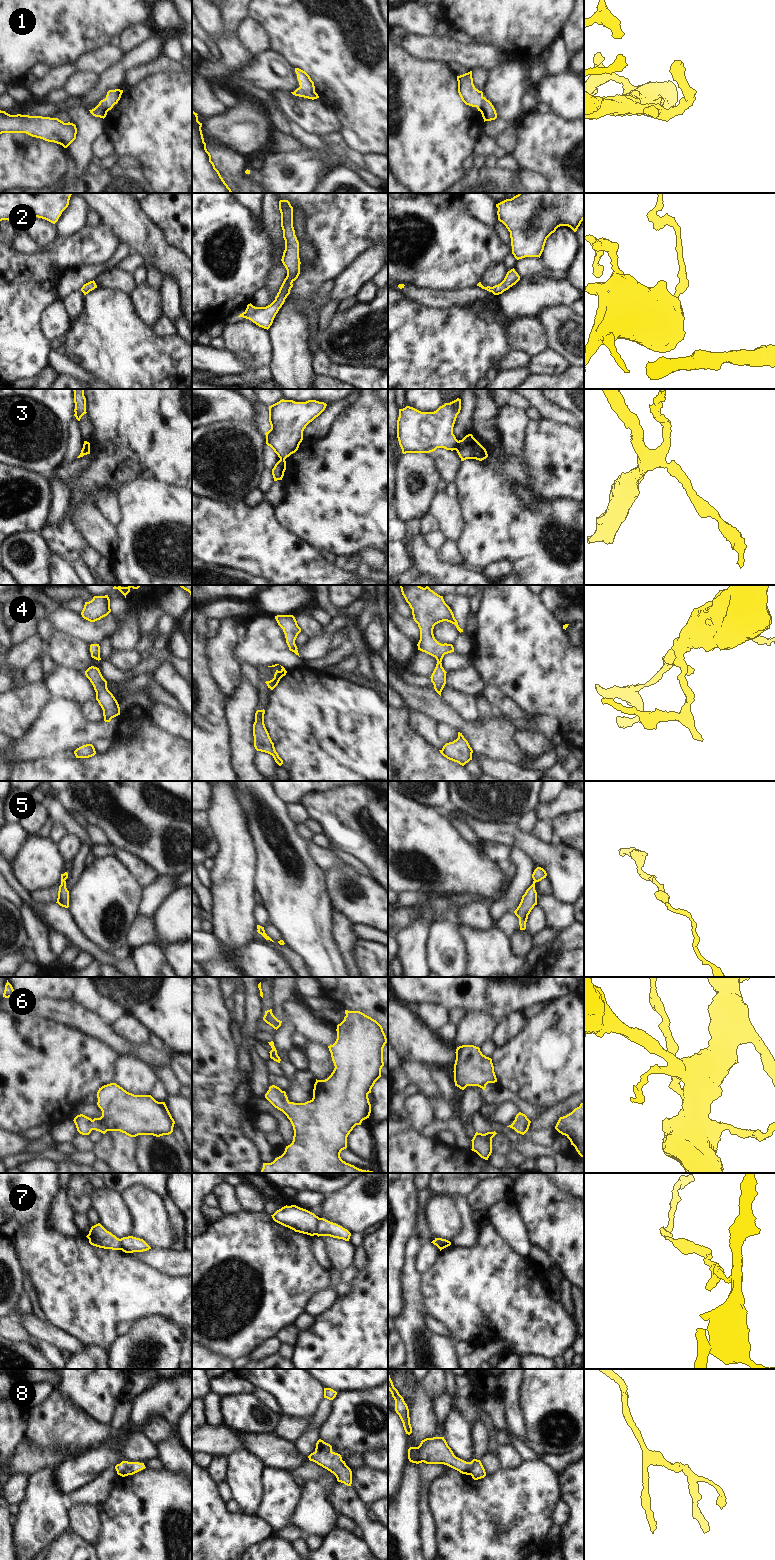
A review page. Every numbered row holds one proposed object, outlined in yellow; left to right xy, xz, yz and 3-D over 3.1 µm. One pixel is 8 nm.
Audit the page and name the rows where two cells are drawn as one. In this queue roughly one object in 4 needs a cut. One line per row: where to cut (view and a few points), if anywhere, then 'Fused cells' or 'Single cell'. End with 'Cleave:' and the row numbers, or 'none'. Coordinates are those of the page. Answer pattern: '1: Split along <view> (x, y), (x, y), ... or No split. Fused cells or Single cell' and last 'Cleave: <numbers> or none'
1: No split. Single cell
2: No split. Single cell
3: Split along yz (458, 441), (455, 449). Fused cells
4: No split. Single cell
5: No split. Single cell
6: No split. Single cell
7: Split along xz (319, 1218), (315, 1234). Fused cells
8: No split. Single cell
Cleave: 3, 7.

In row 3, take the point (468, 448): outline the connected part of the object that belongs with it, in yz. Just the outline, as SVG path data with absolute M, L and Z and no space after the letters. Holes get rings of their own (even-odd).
M472 434L466 435L458 441L456 449L461 461L466 459L476 459L482 461L488 457L486 449L473 437Z

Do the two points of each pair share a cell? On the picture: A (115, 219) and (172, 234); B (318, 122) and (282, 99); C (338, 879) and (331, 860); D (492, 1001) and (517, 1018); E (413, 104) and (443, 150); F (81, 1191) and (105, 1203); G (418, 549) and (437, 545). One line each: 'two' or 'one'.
A: two
B: one
C: two
D: two
E: one
F: two
G: two

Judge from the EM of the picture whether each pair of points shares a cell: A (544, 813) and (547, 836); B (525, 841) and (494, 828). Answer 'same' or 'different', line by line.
A: different
B: same

